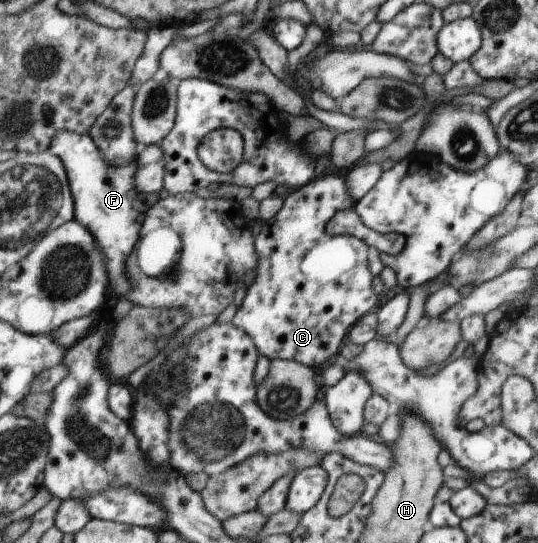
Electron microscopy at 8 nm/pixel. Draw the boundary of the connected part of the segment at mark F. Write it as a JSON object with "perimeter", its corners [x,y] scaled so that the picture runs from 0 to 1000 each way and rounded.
{"perimeter":[[[108,241],[89,276],[115,293],[121,311],[130,311],[128,341],[138,341],[141,372],[136,405],[152,409],[164,422],[175,422],[175,429],[190,436],[186,462],[193,470],[193,488],[197,473],[204,473],[204,503],[212,503],[212,510],[204,510],[208,554],[212,540],[223,551],[234,547],[234,540],[242,540],[242,517],[234,521],[227,510],[230,481],[257,440],[257,429],[262,427],[264,411],[271,403],[271,389],[279,385],[281,372],[292,368],[292,363],[275,365],[271,359],[260,359],[260,352],[249,341],[249,326],[257,319],[257,289],[249,289],[249,297],[234,304],[204,304],[204,297],[190,289],[164,247],[145,249],[130,241]]]}

